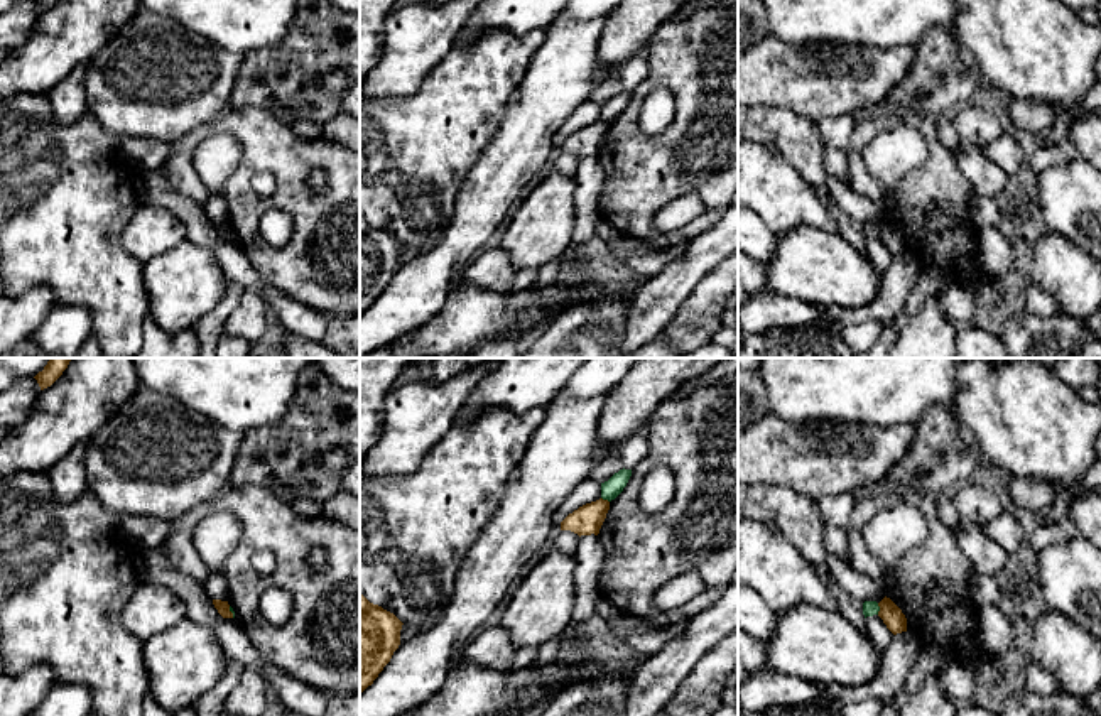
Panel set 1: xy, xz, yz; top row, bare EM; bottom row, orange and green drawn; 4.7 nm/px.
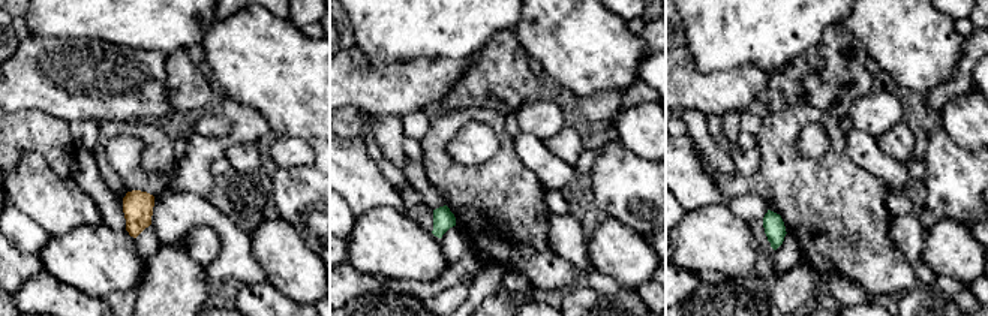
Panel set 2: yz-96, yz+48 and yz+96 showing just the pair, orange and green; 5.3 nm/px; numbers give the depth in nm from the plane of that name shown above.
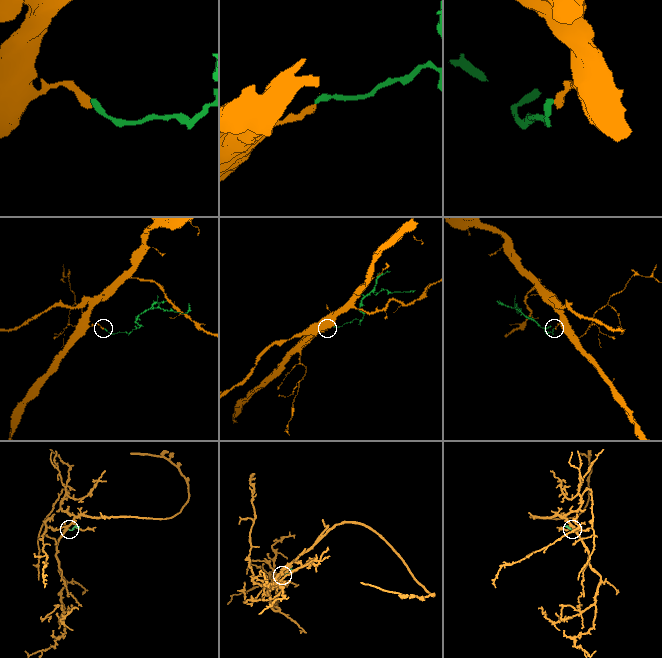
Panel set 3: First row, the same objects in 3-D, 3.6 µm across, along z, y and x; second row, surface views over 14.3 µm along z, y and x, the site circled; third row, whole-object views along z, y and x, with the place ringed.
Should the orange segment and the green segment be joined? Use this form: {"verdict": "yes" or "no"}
{"verdict": "no"}

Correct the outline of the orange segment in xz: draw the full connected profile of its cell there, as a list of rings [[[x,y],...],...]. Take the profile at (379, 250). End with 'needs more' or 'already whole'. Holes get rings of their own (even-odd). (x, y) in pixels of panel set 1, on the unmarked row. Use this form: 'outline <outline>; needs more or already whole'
outline [[[360,214],[360,314],[363,314],[400,267],[402,243],[390,233],[370,225]]]; already whole

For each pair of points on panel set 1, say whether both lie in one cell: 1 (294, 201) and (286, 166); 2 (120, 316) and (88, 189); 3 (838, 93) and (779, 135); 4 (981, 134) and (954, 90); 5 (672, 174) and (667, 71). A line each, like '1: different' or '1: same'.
1: same
2: same
3: different
4: different
5: same

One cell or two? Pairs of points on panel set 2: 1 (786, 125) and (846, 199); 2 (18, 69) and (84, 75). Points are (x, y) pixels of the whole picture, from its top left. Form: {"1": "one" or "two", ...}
{"1": "one", "2": "one"}

